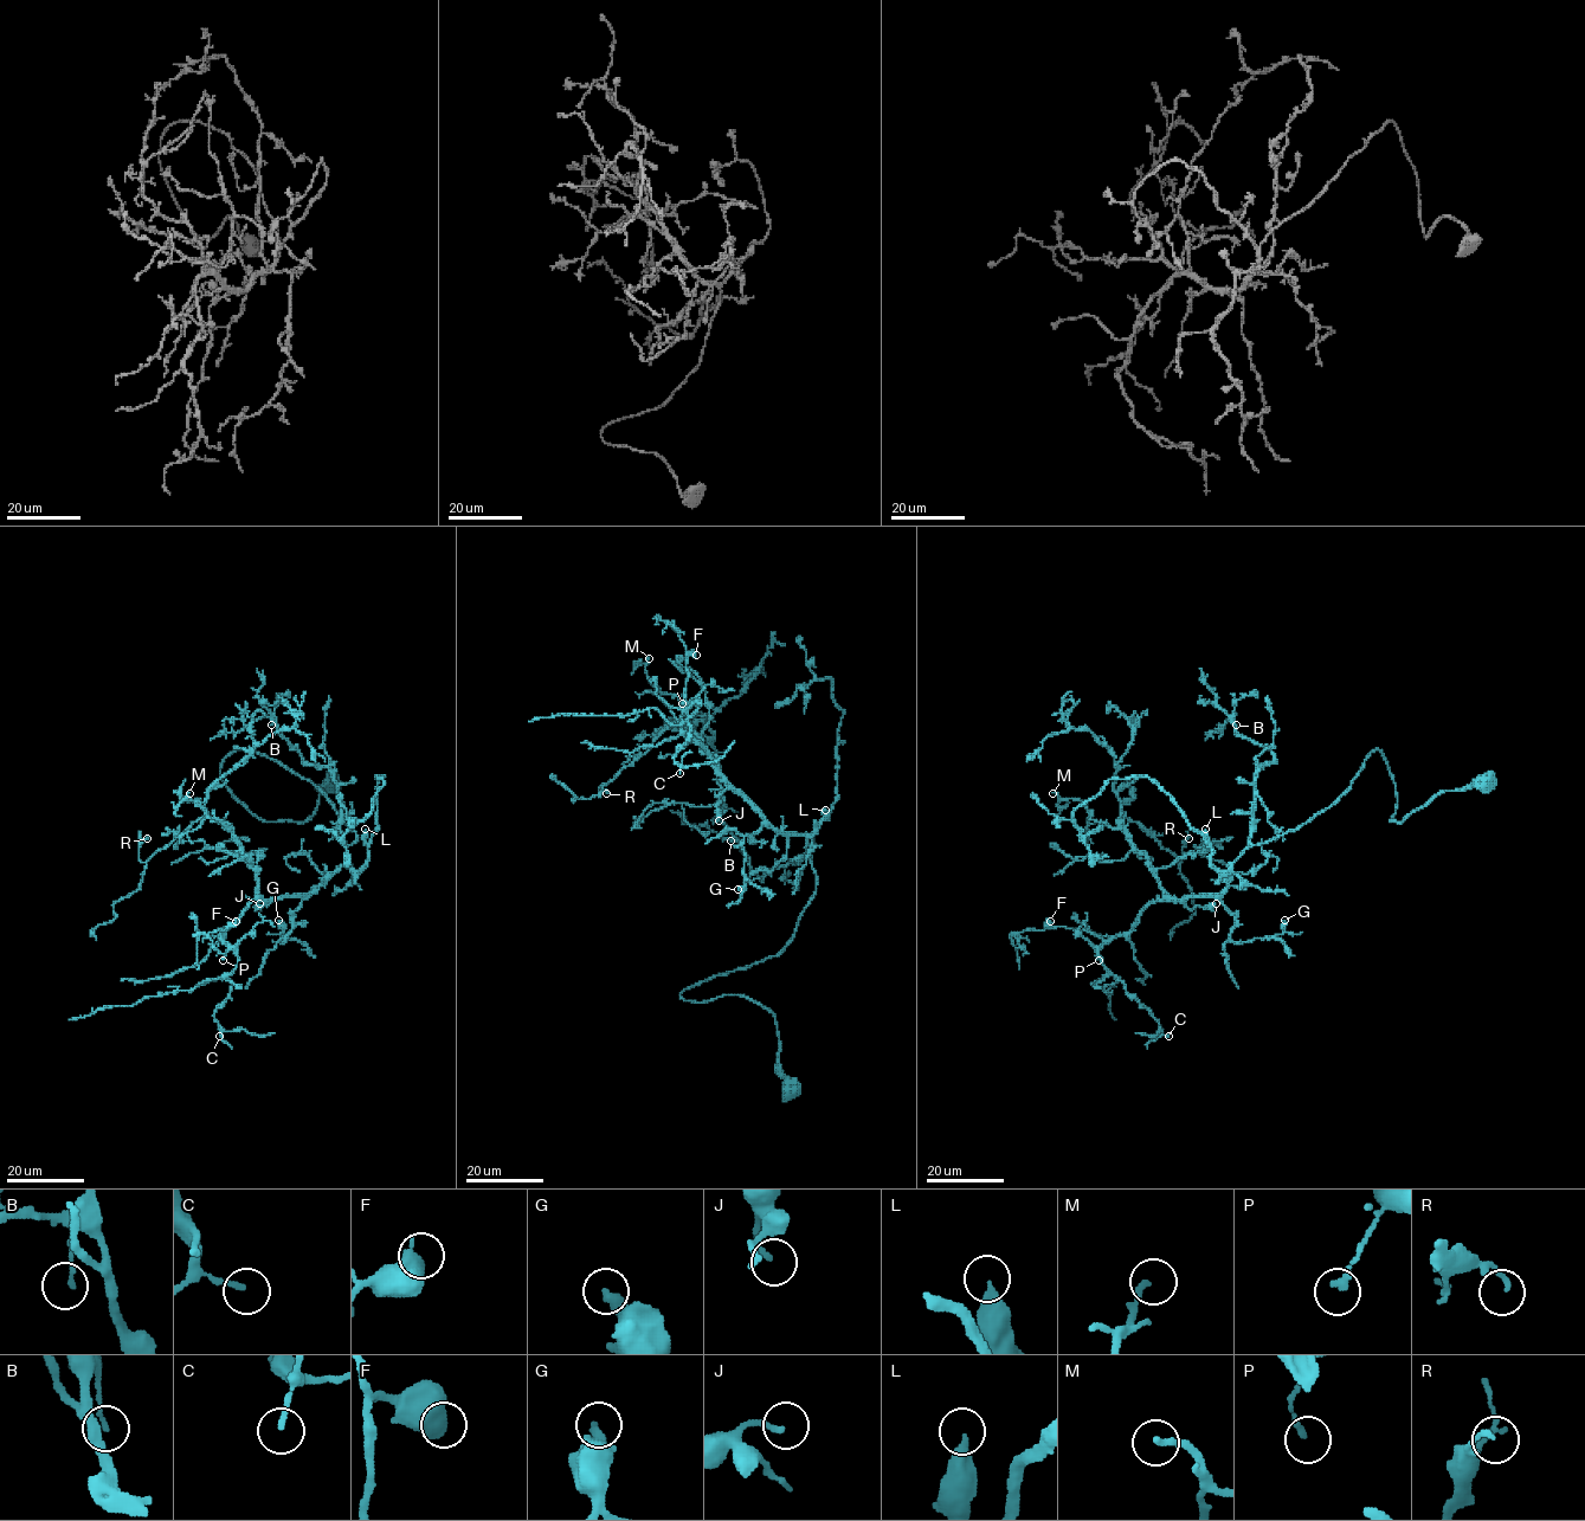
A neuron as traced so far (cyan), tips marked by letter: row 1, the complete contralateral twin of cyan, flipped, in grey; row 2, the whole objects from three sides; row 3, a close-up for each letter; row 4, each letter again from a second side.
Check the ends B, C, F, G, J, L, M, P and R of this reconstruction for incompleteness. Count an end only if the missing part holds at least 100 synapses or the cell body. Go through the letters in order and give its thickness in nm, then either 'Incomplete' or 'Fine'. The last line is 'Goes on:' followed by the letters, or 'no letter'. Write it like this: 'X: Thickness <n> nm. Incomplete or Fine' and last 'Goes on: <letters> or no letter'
B: Thickness 130 nm. Fine
C: Thickness 150 nm. Fine
F: Thickness 650 nm. Fine
G: Thickness 320 nm. Fine
J: Thickness 180 nm. Fine
L: Thickness 400 nm. Fine
M: Thickness 190 nm. Fine
P: Thickness 190 nm. Fine
R: Thickness 130 nm. Fine
Goes on: no letter

